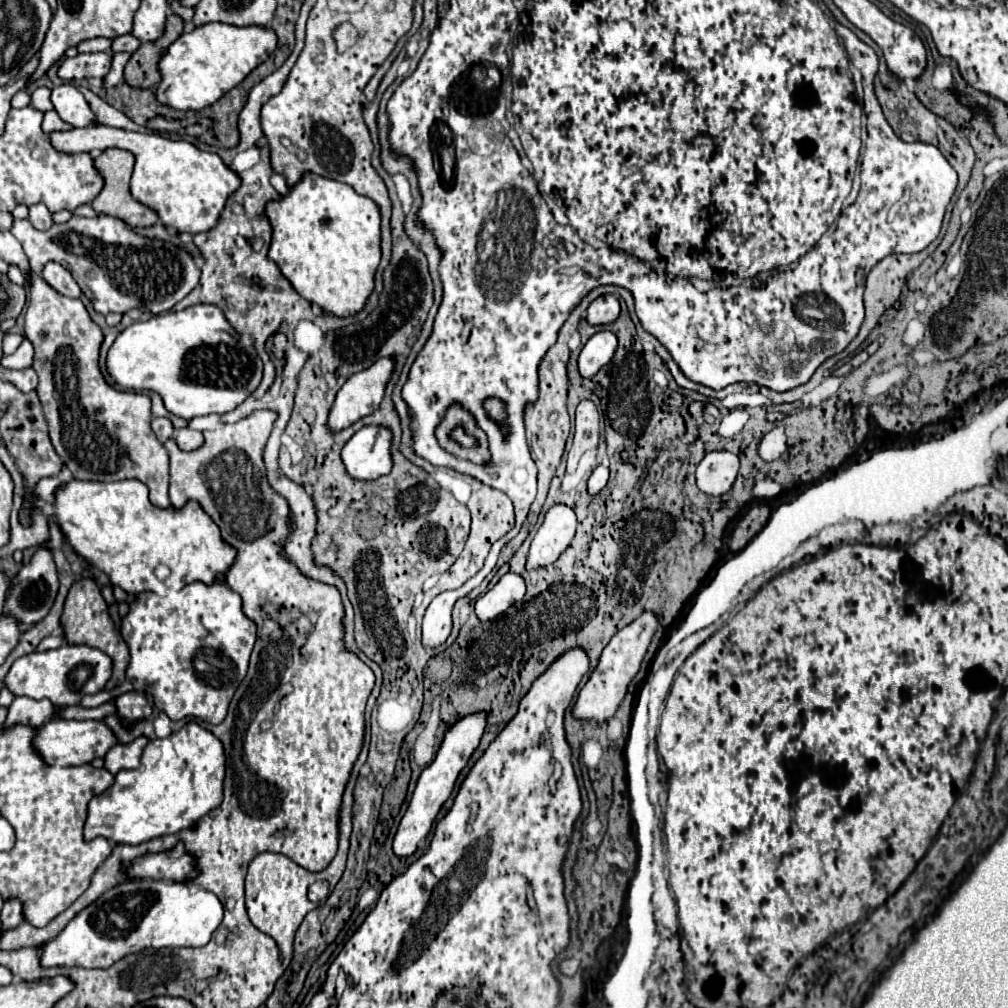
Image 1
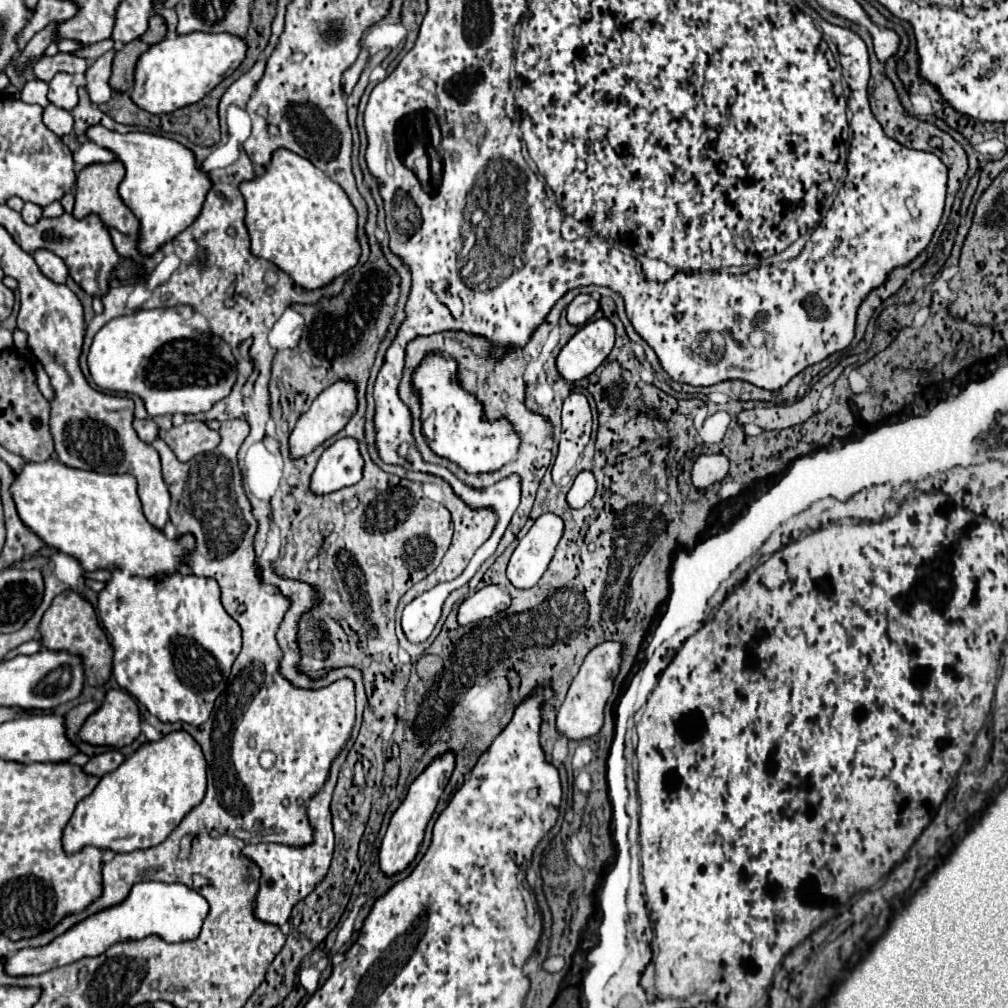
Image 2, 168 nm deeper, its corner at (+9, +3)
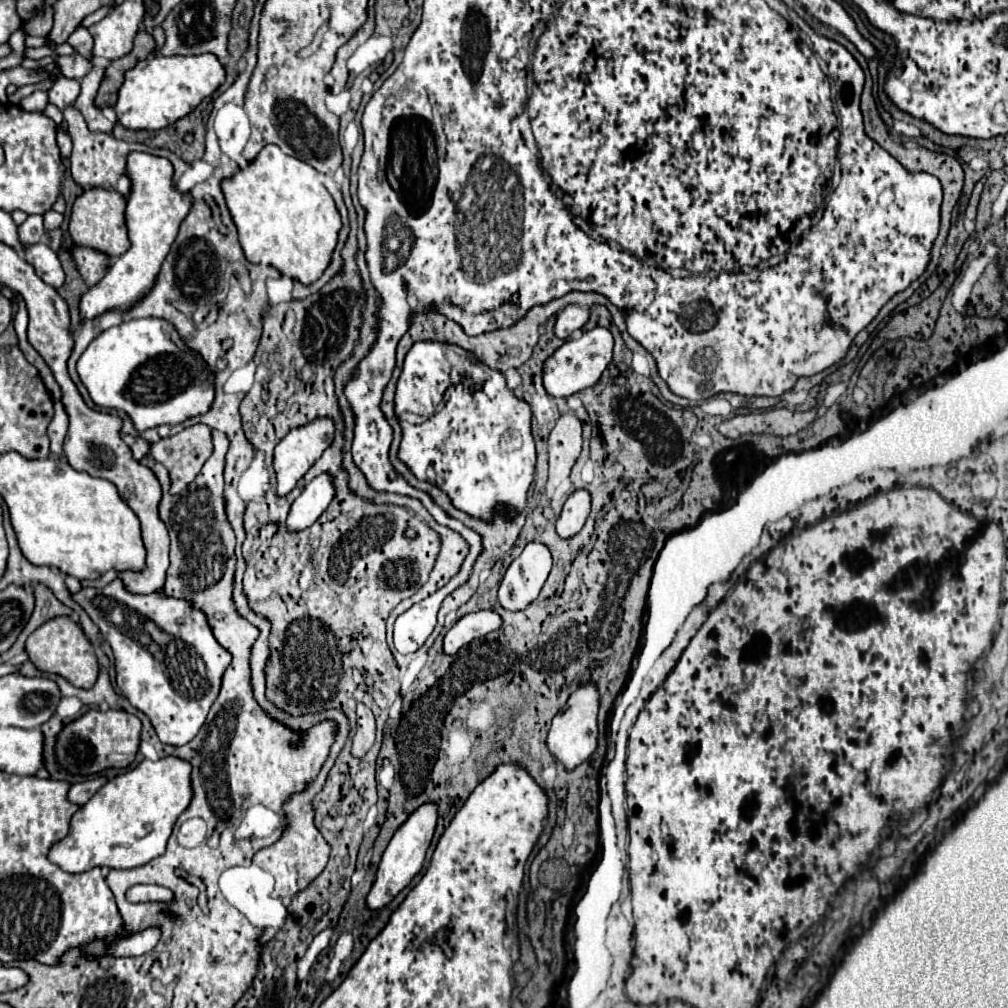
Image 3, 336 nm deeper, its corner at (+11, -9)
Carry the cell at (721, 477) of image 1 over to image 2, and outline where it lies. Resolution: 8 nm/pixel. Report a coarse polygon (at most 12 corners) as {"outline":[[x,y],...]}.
{"outline":[[703,454],[691,470],[693,486],[707,490],[729,472],[723,454]]}

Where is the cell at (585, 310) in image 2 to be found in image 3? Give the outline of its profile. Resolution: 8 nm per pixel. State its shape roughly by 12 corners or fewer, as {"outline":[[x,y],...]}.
{"outline":[[569,304],[557,314],[555,336],[569,338],[589,320],[589,308]]}

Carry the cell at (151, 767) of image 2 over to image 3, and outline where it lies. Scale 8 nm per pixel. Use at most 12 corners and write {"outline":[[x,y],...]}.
{"outline":[[143,760],[71,818],[49,860],[137,868],[189,806],[191,764]]}

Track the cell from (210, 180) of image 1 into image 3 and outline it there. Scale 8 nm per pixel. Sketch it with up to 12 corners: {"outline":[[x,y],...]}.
{"outline":[[131,152],[131,248],[81,296],[93,320],[155,284],[191,210],[167,158]]}

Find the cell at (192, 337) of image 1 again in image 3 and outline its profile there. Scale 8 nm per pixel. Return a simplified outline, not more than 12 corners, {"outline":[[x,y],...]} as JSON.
{"outline":[[167,320],[101,332],[77,360],[137,432],[205,414],[213,372]]}

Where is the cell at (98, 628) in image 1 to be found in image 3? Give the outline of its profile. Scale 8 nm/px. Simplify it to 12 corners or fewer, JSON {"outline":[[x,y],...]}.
{"outline":[[61,616],[25,642],[33,666],[91,688],[99,662],[85,632]]}

